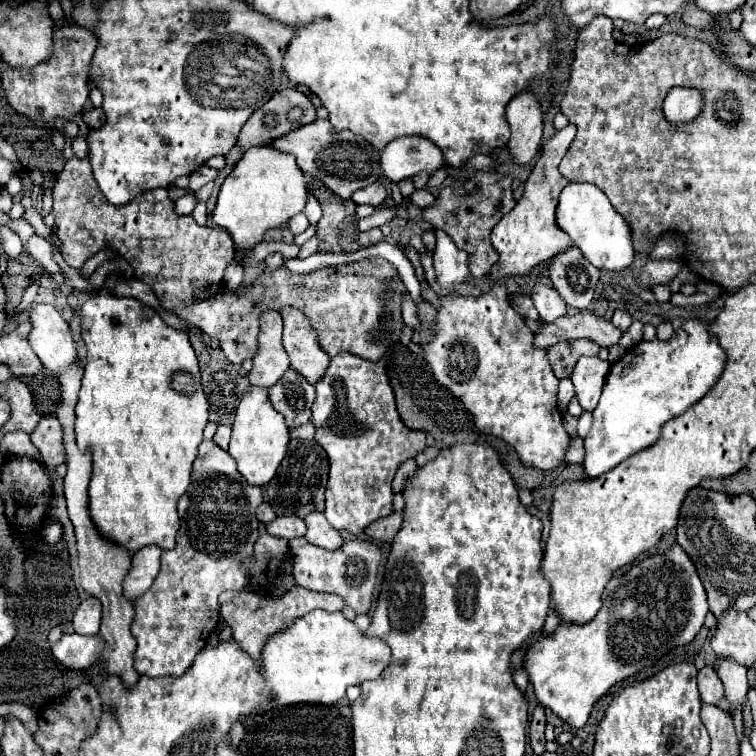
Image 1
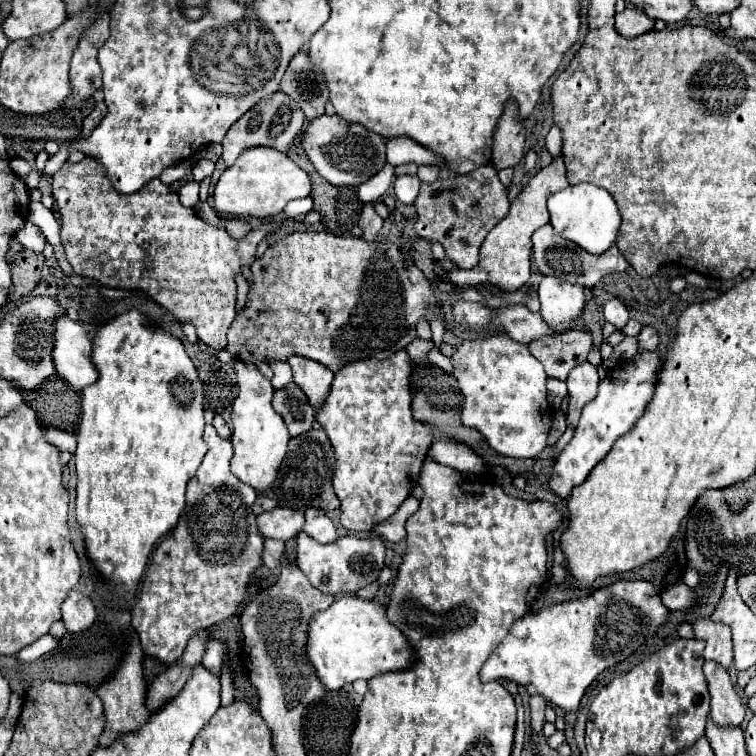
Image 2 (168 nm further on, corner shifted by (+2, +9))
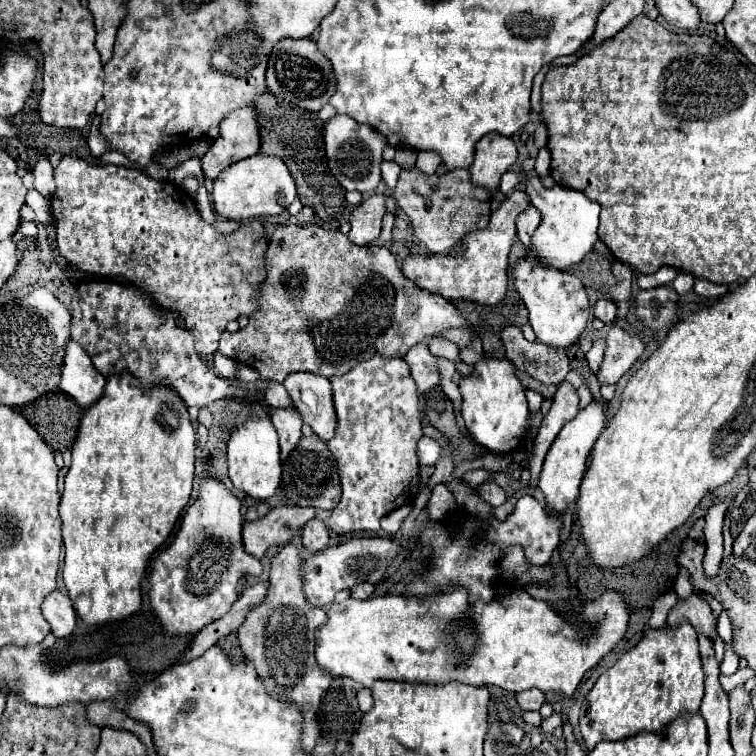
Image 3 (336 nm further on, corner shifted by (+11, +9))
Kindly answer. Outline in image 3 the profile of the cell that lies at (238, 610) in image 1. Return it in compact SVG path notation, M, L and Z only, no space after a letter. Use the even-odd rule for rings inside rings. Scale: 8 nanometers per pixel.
M285 545L271 561L271 575L269 575L269 591L267 597L253 607L243 625L239 627L239 645L243 657L253 663L257 675L261 677L265 691L279 701L295 703L303 713L301 725L301 749L313 751L315 739L319 735L317 725L317 711L323 693L331 685L331 677L321 671L315 661L313 649L315 639L313 631L317 625L325 623L325 611L321 607L309 605L301 591L301 575L299 575L299 561L301 555L295 545Z

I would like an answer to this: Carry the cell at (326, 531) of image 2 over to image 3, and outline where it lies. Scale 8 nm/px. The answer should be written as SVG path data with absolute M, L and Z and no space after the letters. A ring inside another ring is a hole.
M313 517L311 521L307 521L301 529L301 537L303 537L303 545L311 551L311 553L317 553L321 549L327 547L327 541L329 541L329 533L327 533L327 527L325 523L319 519L319 517Z

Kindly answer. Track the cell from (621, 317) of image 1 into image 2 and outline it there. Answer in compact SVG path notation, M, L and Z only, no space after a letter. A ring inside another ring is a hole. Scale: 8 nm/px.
M620 299L606 301L604 307L602 307L602 311L604 311L604 319L608 323L612 323L616 329L622 329L628 323L628 319L630 319L628 317L628 309L624 307L624 303Z

